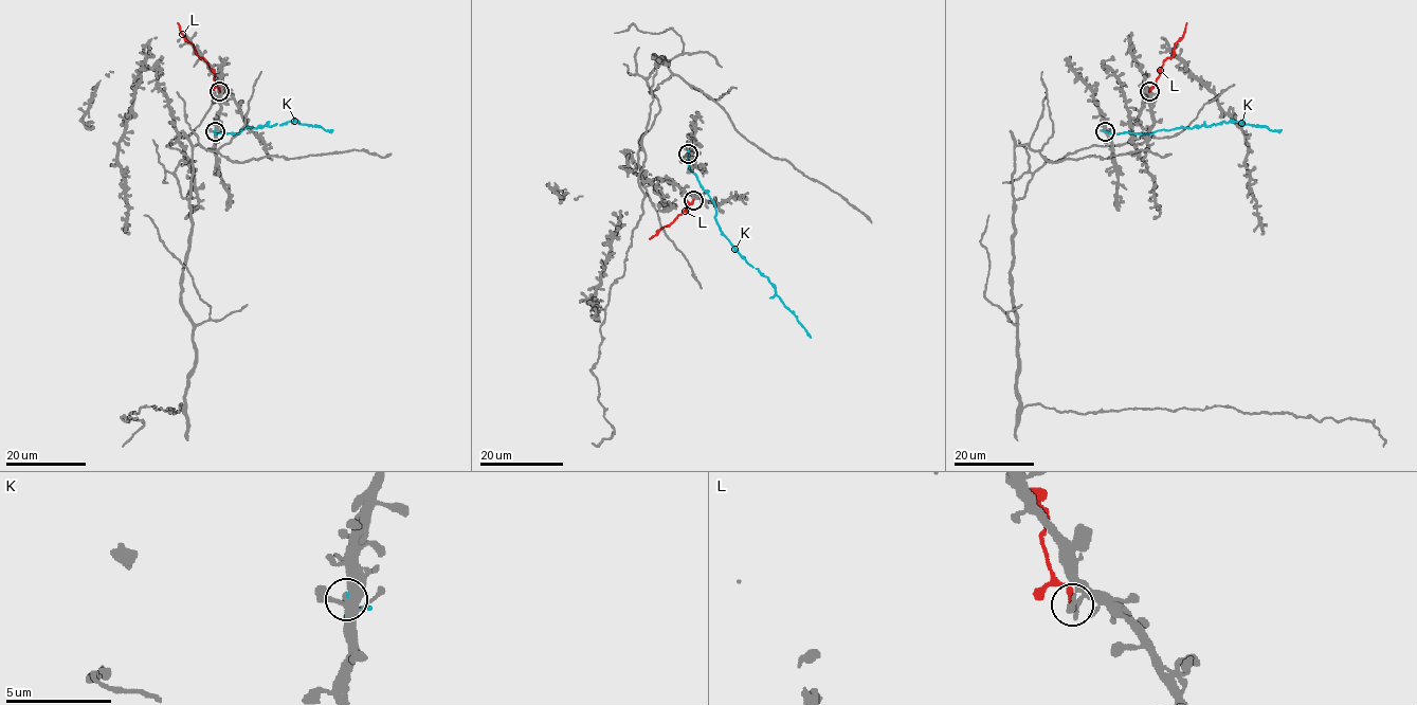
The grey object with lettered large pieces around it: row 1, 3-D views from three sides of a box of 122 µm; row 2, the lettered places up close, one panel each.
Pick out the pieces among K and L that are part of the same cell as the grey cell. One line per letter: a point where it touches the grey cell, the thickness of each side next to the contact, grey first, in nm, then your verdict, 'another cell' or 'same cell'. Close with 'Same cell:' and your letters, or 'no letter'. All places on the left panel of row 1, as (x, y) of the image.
K: meets grey at (215, 131); 440 nm thick on the grey side, 240 nm on the other; another cell
L: meets grey at (219, 91); 200 nm thick on the grey side, 240 nm on the other; another cell
Same cell: no letter

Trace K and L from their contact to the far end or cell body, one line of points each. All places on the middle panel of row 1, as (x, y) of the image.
K: (688, 154), (688, 166), (712, 201), (720, 231), (741, 255), (766, 277), (811, 338)
L: (693, 199), (688, 210), (650, 239)

